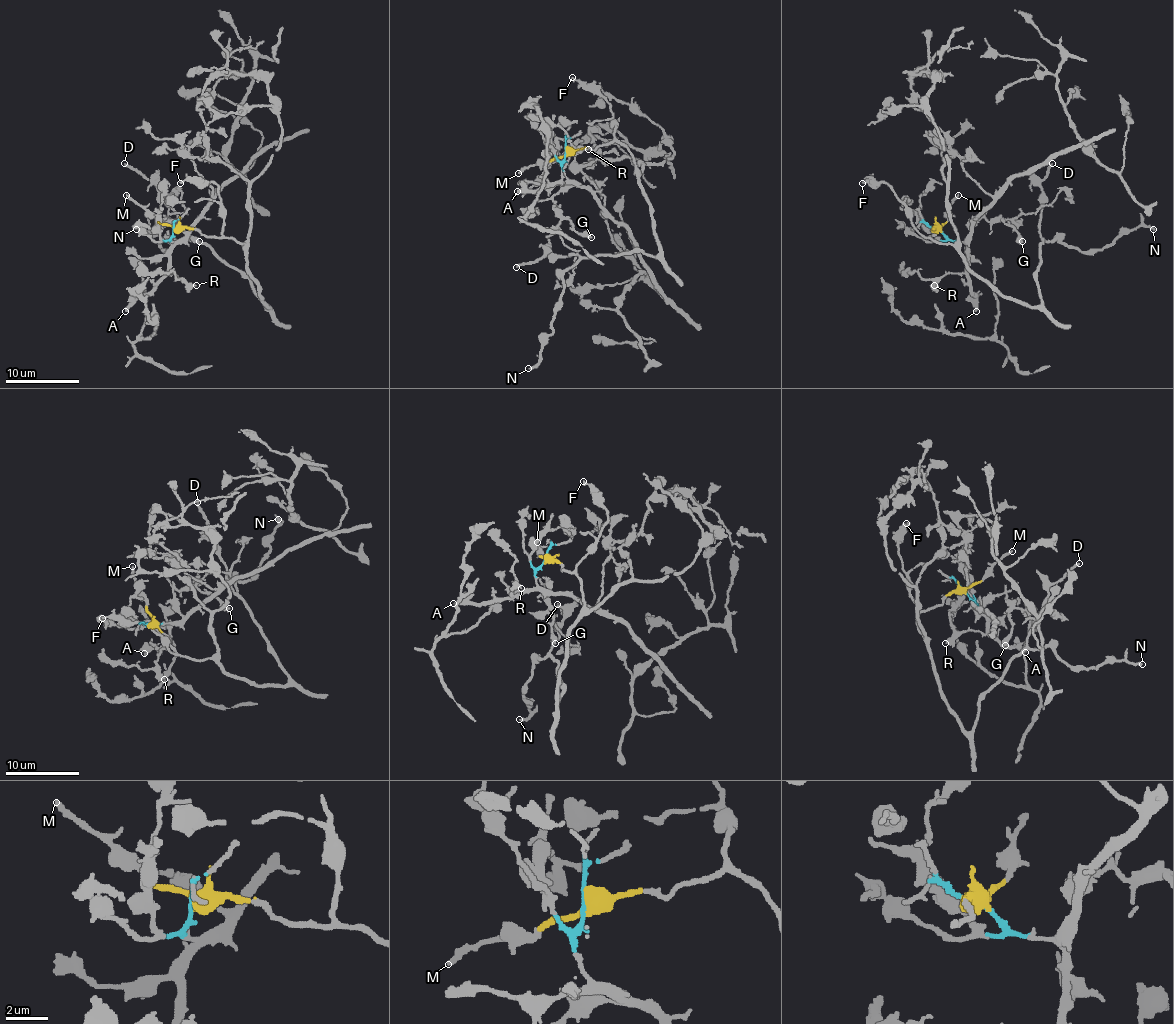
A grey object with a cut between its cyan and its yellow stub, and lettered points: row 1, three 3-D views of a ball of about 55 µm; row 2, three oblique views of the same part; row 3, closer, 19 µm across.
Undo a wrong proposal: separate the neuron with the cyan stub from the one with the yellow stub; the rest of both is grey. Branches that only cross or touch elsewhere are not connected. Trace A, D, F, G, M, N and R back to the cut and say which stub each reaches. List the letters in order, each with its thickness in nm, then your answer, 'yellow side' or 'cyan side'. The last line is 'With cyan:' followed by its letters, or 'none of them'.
A: 360 nm | cyan side
D: 240 nm | yellow side
F: 220 nm | yellow side
G: 480 nm | cyan side
M: 260 nm | yellow side
N: 240 nm | yellow side
R: 360 nm | cyan side
With cyan: A, G, R

